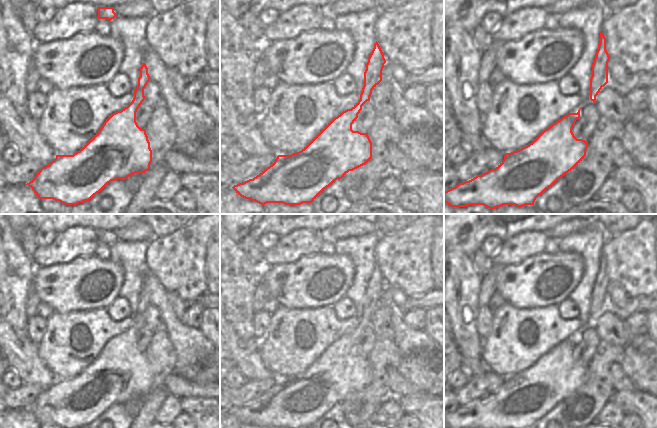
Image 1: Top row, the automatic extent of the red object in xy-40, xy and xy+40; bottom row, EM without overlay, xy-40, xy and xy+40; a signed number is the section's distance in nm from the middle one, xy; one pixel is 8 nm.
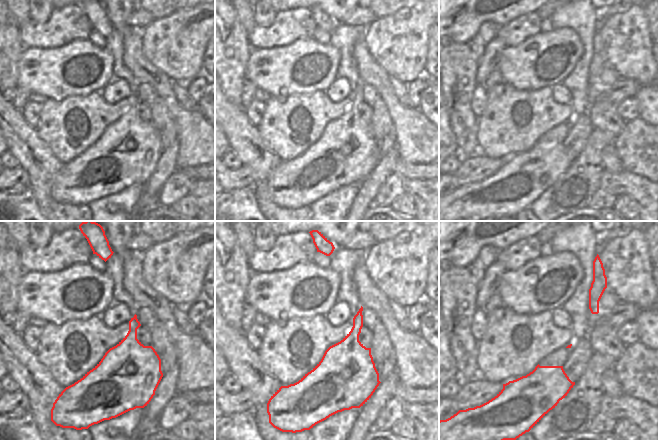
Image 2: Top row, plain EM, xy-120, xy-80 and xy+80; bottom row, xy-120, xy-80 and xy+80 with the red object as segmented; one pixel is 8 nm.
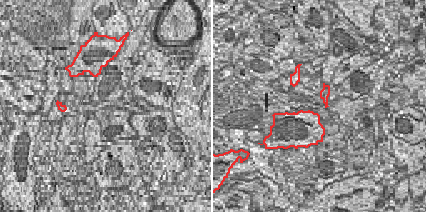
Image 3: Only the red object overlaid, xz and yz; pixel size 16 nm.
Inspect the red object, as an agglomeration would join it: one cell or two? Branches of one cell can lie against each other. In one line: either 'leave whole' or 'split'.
leave whole

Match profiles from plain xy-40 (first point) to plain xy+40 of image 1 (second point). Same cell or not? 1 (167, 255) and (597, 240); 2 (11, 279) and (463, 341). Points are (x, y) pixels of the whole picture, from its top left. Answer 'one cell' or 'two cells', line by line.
1: two cells
2: one cell

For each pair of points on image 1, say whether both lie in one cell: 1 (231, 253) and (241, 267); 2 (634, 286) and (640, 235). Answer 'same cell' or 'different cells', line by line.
1: same cell
2: same cell

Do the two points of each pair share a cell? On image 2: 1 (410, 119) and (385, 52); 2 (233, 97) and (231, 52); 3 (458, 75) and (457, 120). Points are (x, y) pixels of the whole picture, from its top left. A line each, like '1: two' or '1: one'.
1: two
2: one
3: one

